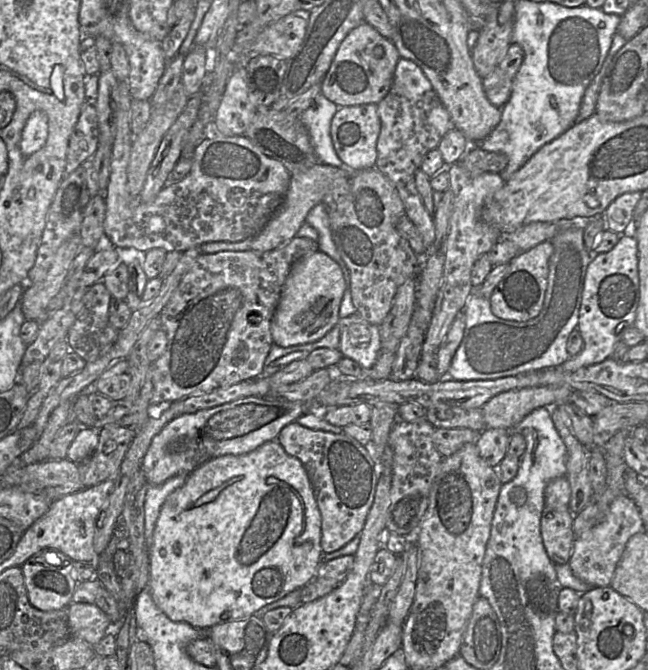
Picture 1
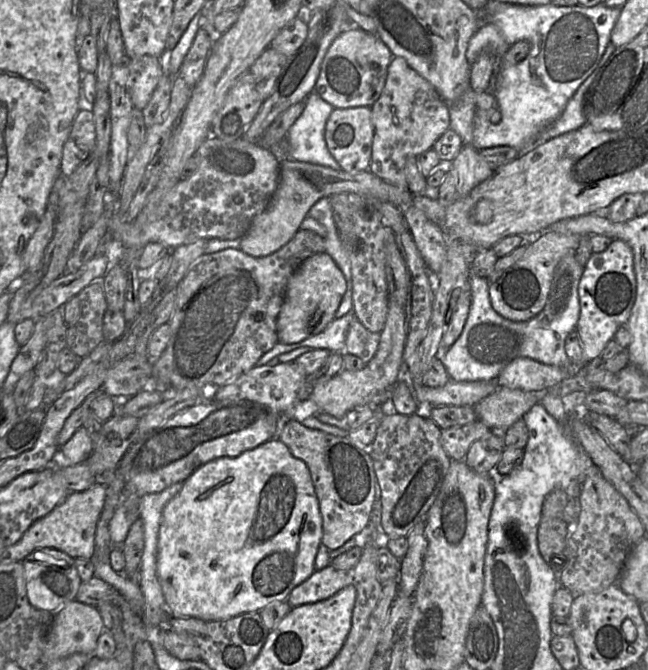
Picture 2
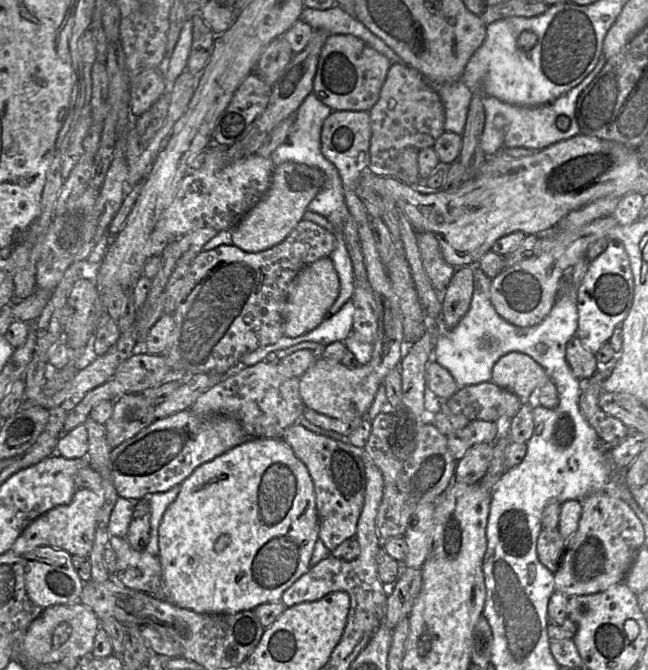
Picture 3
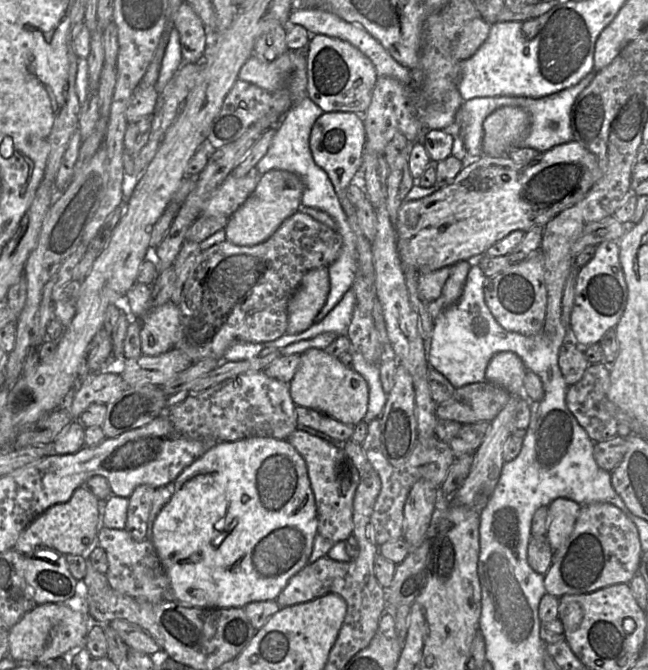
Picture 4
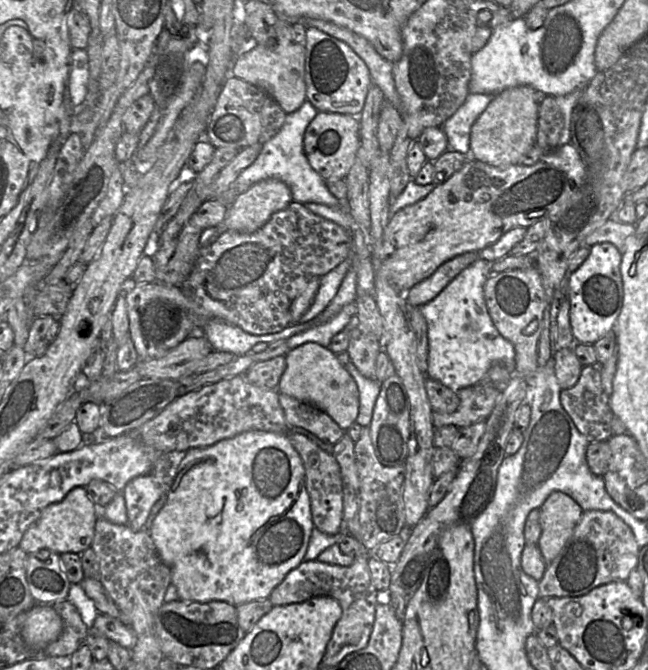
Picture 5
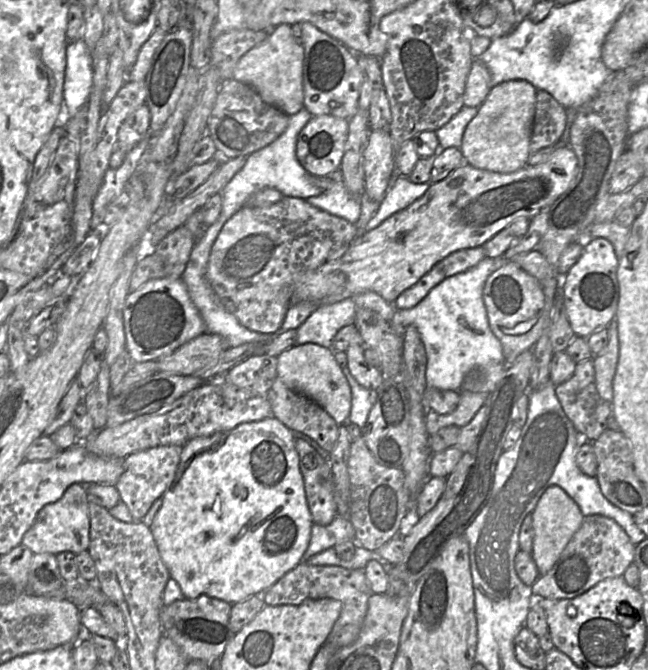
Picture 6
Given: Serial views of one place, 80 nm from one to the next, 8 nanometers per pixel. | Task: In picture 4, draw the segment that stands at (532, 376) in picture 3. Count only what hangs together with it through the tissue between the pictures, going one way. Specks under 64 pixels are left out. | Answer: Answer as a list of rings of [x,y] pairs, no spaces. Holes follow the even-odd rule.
[[[513,352],[497,353],[486,369],[487,382],[504,388],[510,395],[523,395],[523,381],[527,368]]]

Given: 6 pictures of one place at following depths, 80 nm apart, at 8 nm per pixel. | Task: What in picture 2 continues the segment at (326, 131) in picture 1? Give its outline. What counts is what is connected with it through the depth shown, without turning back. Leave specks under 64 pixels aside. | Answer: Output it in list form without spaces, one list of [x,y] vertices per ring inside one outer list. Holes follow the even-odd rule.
[[[314,91],[305,102],[302,114],[286,136],[290,159],[340,170],[339,163],[329,152],[325,141],[326,123],[335,108]]]

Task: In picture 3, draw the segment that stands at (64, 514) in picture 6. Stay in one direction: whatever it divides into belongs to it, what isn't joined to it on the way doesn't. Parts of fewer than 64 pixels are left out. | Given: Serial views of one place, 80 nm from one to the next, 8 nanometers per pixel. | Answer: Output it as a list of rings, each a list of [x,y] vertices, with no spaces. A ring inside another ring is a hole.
[[[77,489],[68,504],[54,507],[29,523],[15,540],[10,551],[27,560],[36,559],[35,550],[43,547],[58,547],[71,556],[88,557],[93,547],[97,515],[102,503],[99,491]]]

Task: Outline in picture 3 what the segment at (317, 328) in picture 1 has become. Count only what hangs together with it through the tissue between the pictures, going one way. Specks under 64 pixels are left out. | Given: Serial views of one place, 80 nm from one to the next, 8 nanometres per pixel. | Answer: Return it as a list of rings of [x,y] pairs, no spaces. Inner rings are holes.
[[[324,257],[305,266],[289,286],[284,314],[284,335],[295,338],[318,327],[337,299],[340,281],[330,257]]]

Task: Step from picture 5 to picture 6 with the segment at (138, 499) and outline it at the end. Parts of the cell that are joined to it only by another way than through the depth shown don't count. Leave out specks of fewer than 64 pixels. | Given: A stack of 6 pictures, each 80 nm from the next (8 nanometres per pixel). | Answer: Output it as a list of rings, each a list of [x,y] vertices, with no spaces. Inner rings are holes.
[[[159,446],[132,453],[124,458],[124,472],[116,489],[135,522],[141,522],[151,505],[160,498],[174,480],[183,447]]]

